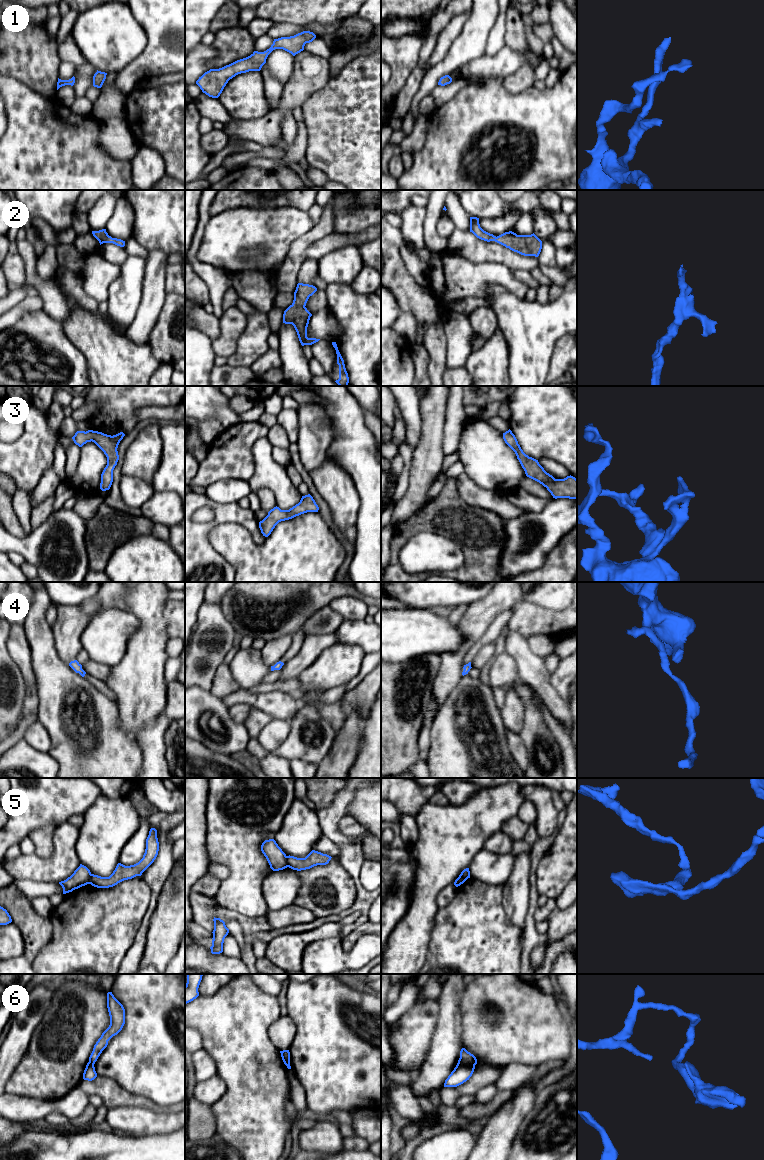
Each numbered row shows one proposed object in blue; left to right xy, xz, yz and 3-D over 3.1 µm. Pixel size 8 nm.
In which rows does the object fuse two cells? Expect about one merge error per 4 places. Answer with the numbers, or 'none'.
5, 6

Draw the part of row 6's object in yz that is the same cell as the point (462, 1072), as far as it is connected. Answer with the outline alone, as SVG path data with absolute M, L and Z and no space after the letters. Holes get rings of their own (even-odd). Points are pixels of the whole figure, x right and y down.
M458 1060L458 1063L448 1078L445 1080L444 1087L457 1087L472 1076L475 1069L475 1065L469 1065Z

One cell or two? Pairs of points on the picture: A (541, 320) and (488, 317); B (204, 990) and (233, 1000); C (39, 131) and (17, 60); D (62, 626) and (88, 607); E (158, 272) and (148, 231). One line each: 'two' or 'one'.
A: two
B: two
C: two
D: two
E: two

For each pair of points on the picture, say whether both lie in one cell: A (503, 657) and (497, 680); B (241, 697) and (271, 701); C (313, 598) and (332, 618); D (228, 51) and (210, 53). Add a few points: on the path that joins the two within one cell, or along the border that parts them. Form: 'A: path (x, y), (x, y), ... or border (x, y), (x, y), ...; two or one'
A: path (503, 663), (503, 672), (501, 674); one
B: path (248, 698), (264, 701); one
C: border (328, 605), (318, 609), (304, 622); two
D: border (212, 45), (217, 55), (209, 68); two

